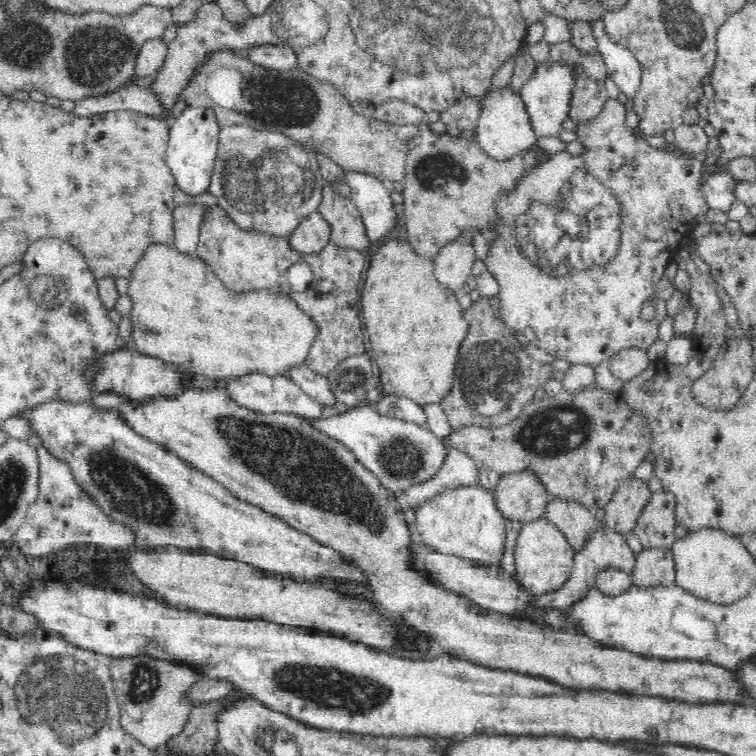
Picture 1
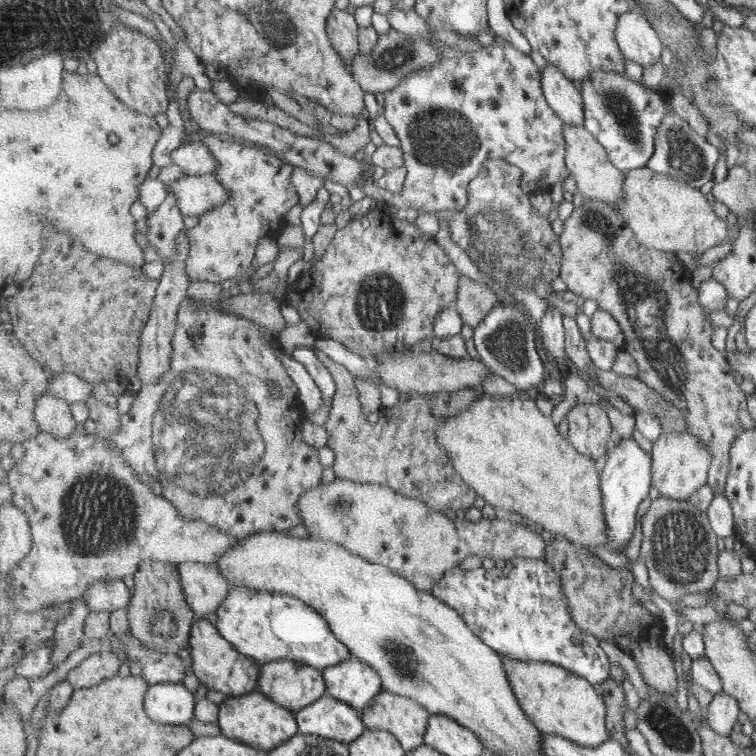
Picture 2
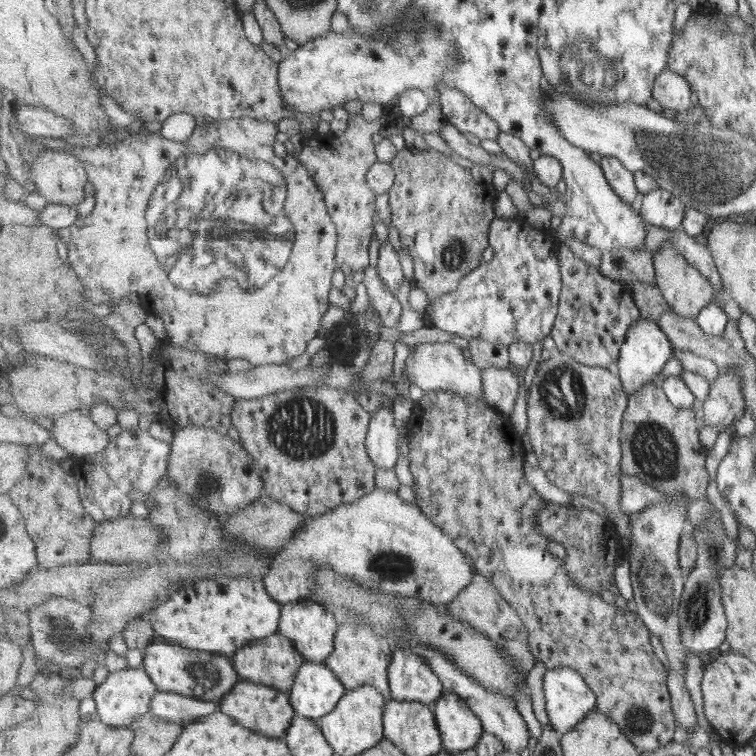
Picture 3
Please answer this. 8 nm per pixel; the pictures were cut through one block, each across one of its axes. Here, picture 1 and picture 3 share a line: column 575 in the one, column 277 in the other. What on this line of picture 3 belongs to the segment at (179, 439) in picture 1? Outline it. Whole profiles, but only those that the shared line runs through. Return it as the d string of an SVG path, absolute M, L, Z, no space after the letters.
M281 632L264 639L257 639L253 644L249 644L240 650L241 652L237 652L233 660L235 660L235 668L237 668L242 681L247 680L252 683L269 685L285 692L291 690L291 687L296 682L301 665L307 661L294 642Z

